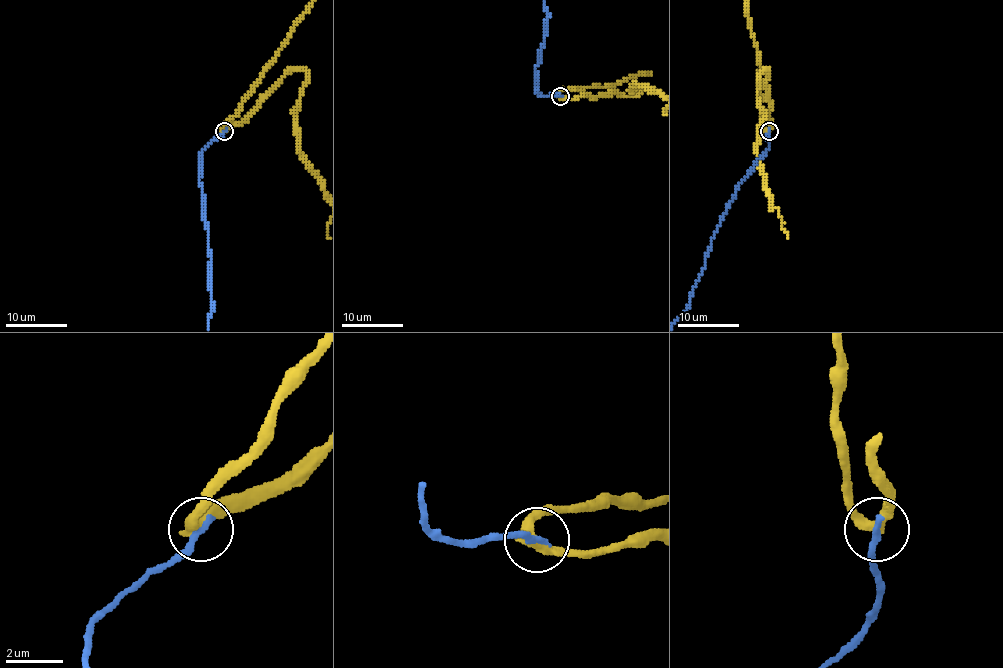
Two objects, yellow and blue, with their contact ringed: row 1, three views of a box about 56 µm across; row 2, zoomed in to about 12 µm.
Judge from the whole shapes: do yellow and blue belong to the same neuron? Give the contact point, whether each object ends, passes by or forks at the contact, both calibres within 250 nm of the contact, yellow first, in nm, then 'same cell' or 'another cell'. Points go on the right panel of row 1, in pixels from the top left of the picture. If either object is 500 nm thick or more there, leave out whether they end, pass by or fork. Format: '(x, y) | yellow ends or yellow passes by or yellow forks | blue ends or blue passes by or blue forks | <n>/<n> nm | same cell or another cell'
(769, 131) | yellow passes by | blue ends | 400/280 nm | another cell

